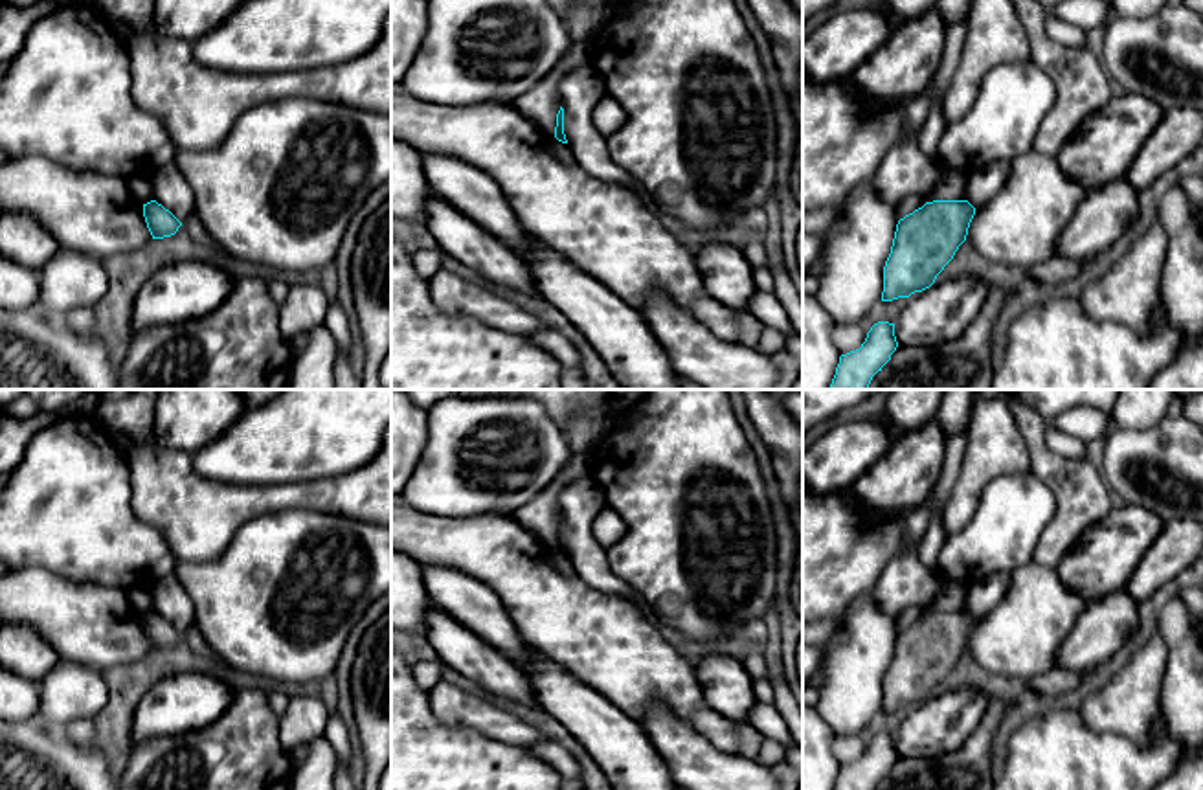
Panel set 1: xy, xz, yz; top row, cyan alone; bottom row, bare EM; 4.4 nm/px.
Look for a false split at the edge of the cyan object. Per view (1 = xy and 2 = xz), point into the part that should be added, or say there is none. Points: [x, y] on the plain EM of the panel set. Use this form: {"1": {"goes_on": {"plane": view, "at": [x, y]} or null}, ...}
{"1": {"goes_on": null}, "2": {"goes_on": null}}

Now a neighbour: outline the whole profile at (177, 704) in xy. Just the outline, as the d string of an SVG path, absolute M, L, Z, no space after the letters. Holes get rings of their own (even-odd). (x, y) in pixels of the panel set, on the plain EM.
M180 672L160 680L134 711L134 746L202 729L230 705L233 691L204 672Z

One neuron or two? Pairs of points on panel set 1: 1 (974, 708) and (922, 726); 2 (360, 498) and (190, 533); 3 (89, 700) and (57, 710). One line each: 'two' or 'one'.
1: one
2: one
3: one

